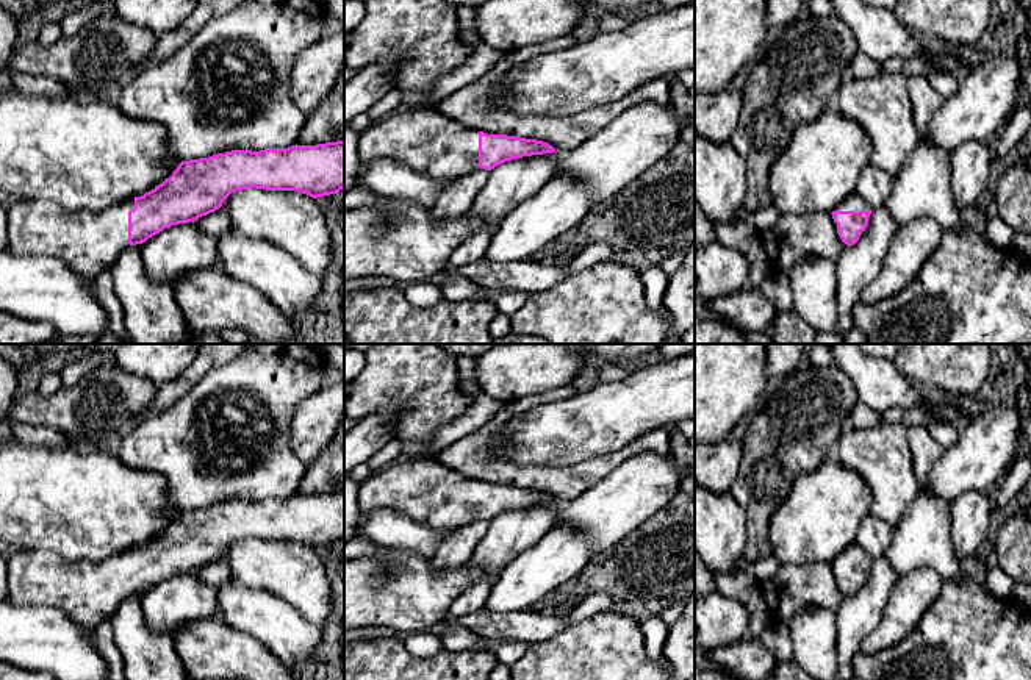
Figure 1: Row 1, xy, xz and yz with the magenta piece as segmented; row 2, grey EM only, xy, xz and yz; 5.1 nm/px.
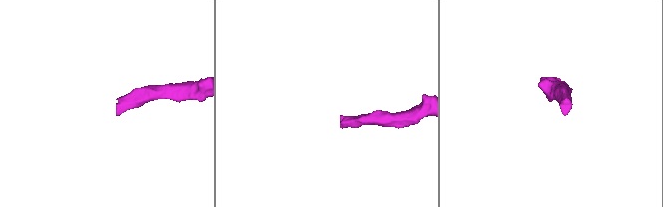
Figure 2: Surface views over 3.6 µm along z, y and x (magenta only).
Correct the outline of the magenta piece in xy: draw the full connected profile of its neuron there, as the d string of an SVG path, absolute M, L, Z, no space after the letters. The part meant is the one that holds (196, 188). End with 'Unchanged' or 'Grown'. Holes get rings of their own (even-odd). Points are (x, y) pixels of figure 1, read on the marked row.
M344 141L318 145L291 145L288 149L268 149L260 152L232 150L210 158L181 161L178 167L161 184L141 197L116 203L100 213L88 209L66 209L53 202L16 200L8 205L8 252L13 255L45 255L63 259L81 278L97 281L103 269L113 266L119 255L130 245L142 244L164 228L194 222L202 216L214 213L224 200L242 189L297 191L313 199L336 194L344 188Z. Grown

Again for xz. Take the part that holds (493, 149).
M436 106L402 108L371 125L358 139L360 170L374 159L390 158L436 181L455 181L479 169L491 170L505 161L552 152L555 149L543 141L465 128Z. Grown

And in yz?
M853 194L831 214L840 241L845 247L851 247L862 238L870 222L871 208L859 194Z. Grown

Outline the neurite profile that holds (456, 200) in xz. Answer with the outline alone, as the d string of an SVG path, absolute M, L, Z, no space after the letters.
M479 169L452 181L436 200L433 208L435 219L457 219L469 213L488 177L490 170Z

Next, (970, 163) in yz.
M968 141L951 152L950 164L950 186L961 213L978 205L989 181L992 152L986 141Z

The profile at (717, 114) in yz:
M727 88L712 94L695 94L695 133L717 144L729 142L742 109L742 91Z

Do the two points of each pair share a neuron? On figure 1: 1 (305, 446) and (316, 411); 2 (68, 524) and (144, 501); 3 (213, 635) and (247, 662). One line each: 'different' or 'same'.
1: same
2: same
3: same

